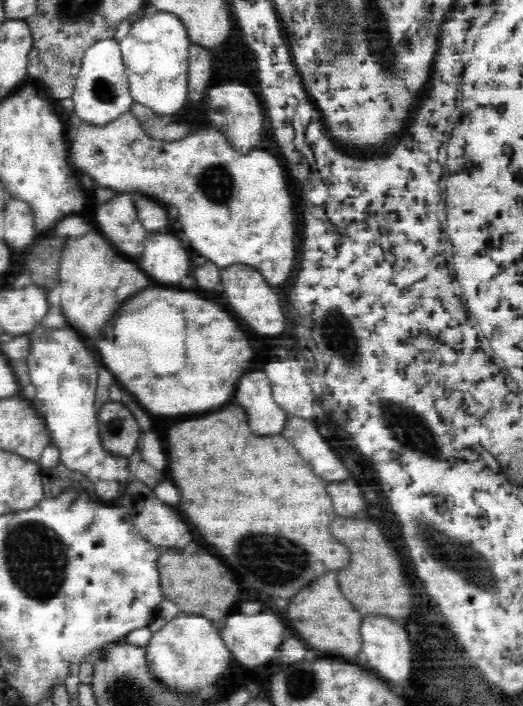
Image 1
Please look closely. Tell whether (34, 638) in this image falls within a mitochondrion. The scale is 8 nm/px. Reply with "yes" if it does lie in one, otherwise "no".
no

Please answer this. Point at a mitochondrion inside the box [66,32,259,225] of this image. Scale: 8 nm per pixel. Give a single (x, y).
(216, 184)

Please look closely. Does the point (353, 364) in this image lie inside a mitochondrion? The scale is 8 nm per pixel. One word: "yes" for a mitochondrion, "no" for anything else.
yes

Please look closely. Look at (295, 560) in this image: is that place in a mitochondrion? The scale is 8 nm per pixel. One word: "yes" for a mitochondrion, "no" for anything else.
yes

